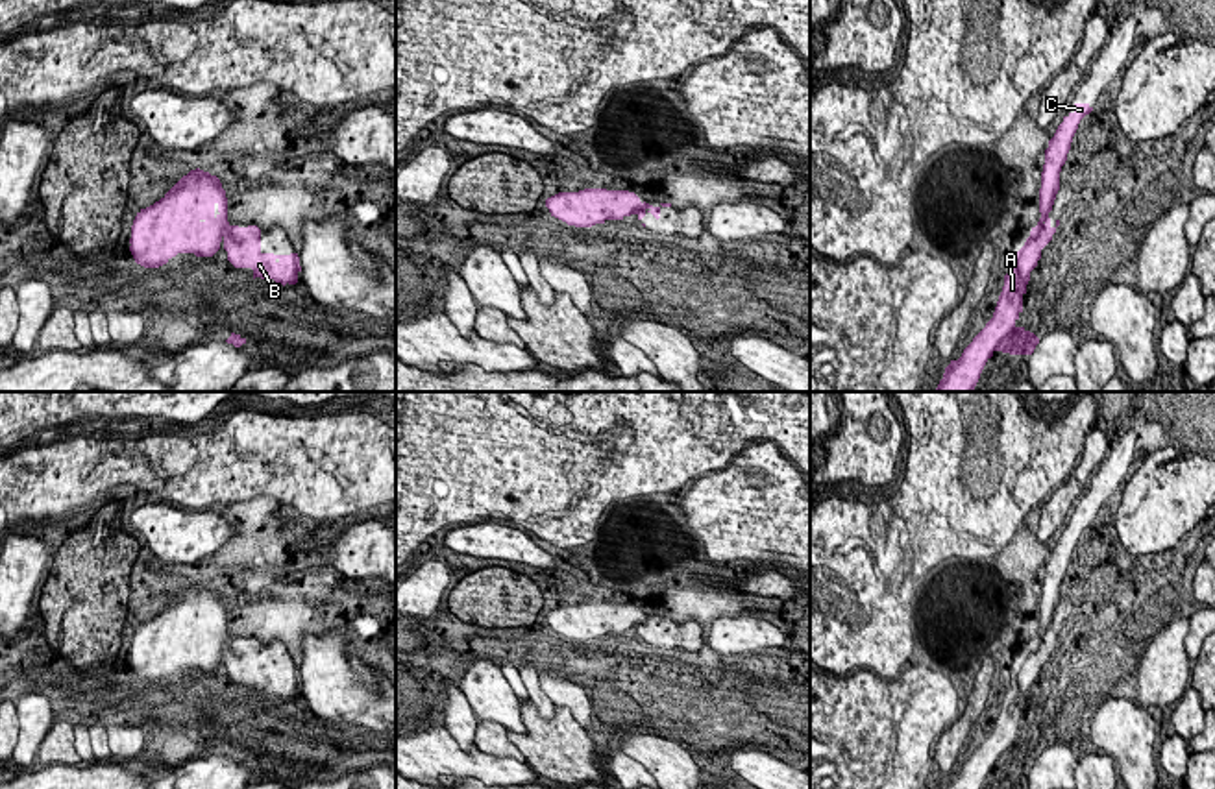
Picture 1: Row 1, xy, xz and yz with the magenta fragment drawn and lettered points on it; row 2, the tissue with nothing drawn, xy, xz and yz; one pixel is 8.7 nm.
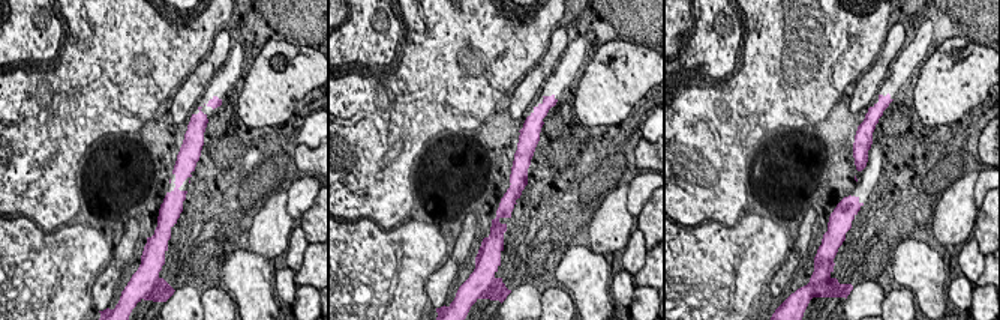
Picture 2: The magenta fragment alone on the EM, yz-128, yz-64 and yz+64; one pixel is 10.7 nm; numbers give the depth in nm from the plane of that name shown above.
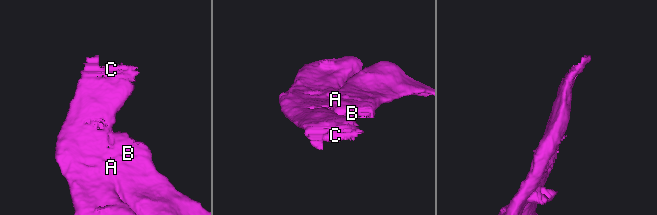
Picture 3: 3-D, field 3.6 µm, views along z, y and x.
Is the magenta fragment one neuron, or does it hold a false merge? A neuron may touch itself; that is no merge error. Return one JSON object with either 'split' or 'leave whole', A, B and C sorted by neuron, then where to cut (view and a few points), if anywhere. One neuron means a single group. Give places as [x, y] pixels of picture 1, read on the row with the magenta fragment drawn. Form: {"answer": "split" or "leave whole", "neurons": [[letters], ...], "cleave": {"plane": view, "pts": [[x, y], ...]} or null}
{"answer": "split", "neurons": [["A", "C"], ["B"]], "cleave": {"plane": "yz", "pts": [[1005, 281], [1016, 291], [1025, 287]]}}

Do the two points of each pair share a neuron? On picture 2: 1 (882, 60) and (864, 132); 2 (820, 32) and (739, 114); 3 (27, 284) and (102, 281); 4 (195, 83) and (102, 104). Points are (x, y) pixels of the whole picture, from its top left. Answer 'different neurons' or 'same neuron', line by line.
1: different neurons
2: same neuron
3: different neurons
4: different neurons

